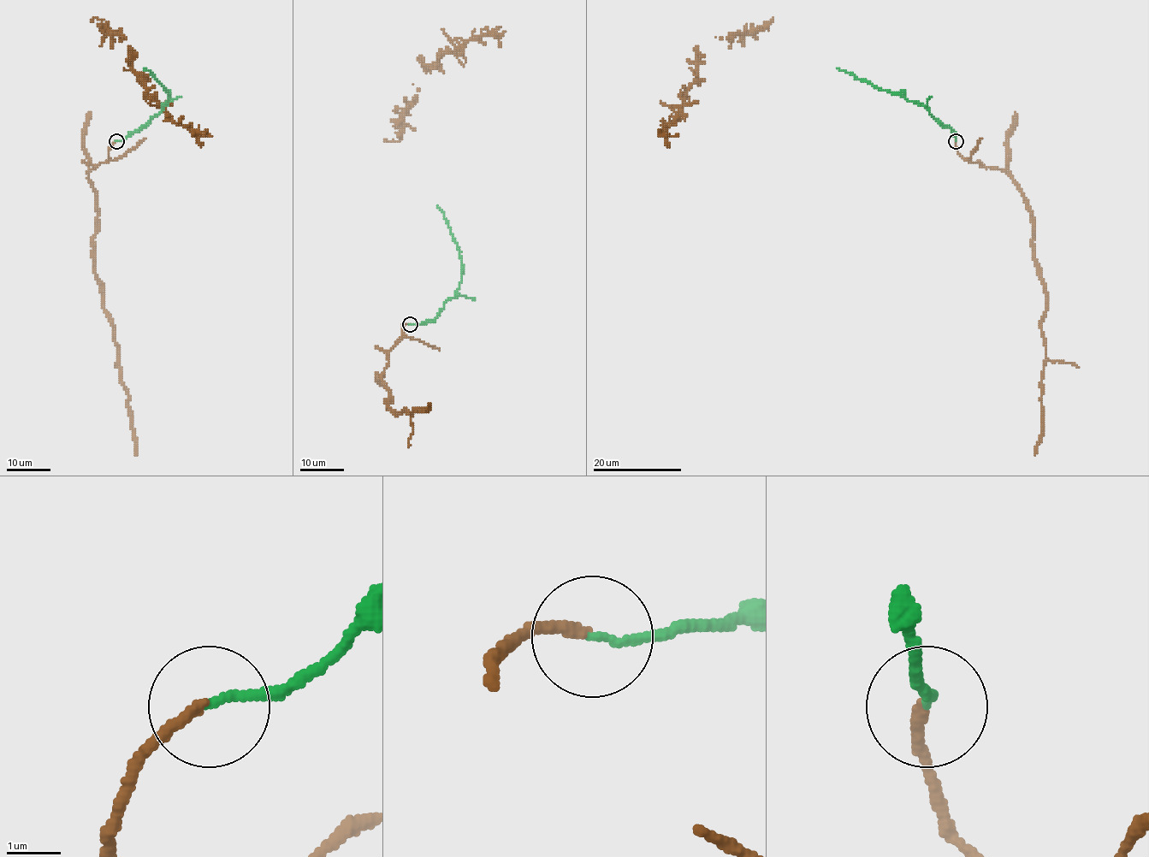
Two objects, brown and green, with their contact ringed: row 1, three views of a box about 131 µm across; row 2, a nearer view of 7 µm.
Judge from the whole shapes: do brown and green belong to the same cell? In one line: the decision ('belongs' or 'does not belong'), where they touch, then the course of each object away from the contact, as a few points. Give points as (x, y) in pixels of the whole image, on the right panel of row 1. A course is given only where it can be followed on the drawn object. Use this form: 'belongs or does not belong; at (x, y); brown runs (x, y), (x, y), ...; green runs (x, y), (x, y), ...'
belongs; at (956, 141); brown runs (955, 141), (967, 160), (1007, 172), (1033, 225), (1034, 262), (1046, 307), (1042, 326), (1042, 434), (1034, 456); green runs (956, 141), (953, 131), (936, 120), (923, 104), (881, 89), (837, 67)

